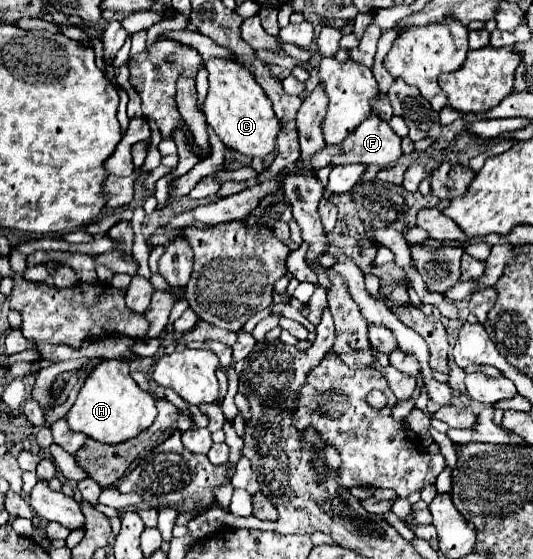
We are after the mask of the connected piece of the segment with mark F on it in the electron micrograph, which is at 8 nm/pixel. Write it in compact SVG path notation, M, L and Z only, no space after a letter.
M370 116L366 118L354 132L352 136L348 136L344 142L336 144L336 146L326 146L324 150L320 150L318 154L314 154L310 158L310 166L314 170L320 170L322 166L326 164L352 164L352 162L358 162L358 164L378 164L378 166L390 166L394 164L400 156L402 156L402 146L400 146L400 136L388 126L386 120L378 118L378 116Z

